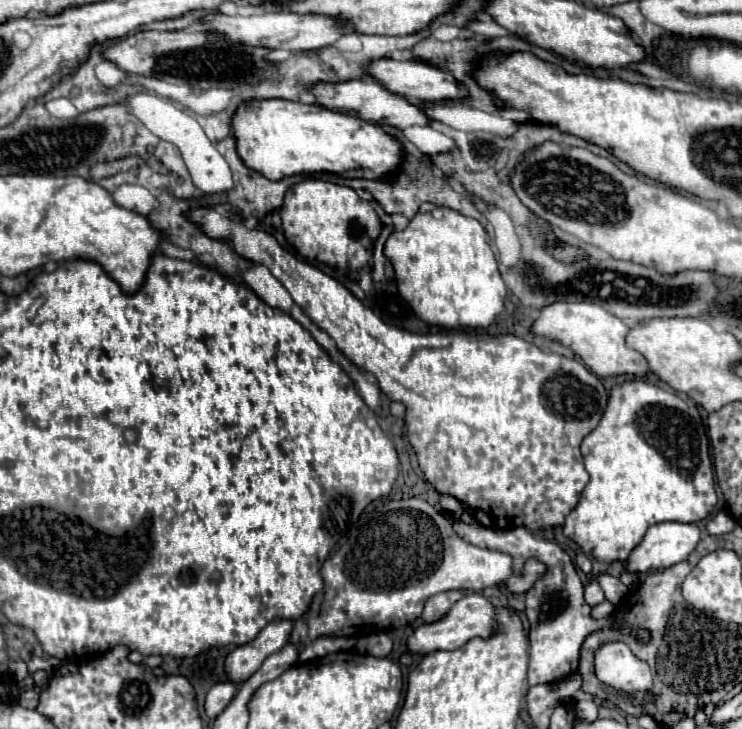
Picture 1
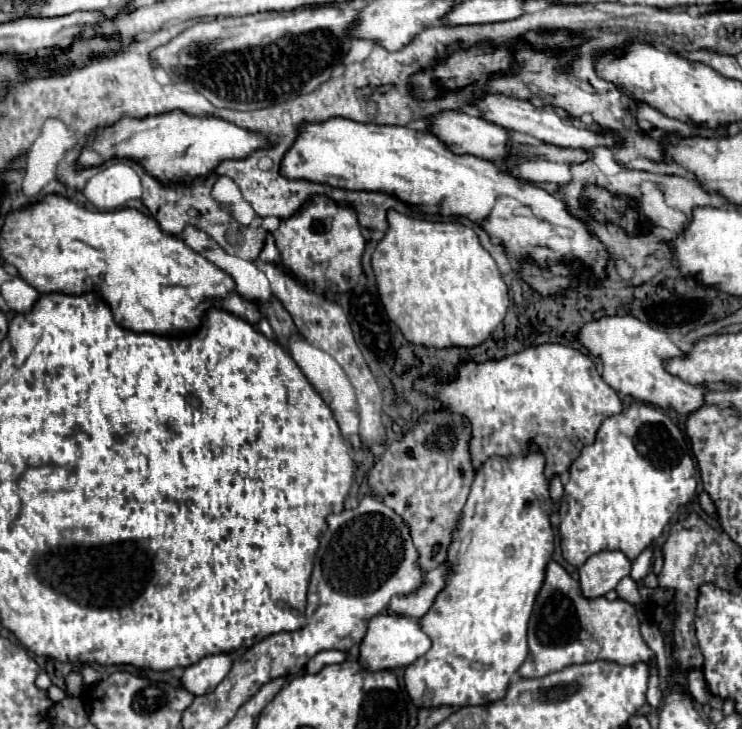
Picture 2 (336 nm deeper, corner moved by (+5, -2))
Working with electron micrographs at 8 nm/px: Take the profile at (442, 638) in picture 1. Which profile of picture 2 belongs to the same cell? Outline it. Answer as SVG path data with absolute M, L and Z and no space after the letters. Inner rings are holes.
M377 615L369 621L367 635L361 643L361 655L359 663L369 669L369 671L381 671L381 669L397 669L397 667L407 667L421 655L425 655L431 647L429 635L421 629L421 623L413 617L403 617L403 615Z

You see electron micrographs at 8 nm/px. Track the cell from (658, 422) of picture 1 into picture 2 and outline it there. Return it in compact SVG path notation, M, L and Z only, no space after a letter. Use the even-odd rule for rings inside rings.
M631 403L619 415L613 415L605 419L605 423L601 423L595 441L583 447L581 455L569 469L569 479L559 509L559 539L563 557L575 567L581 567L591 555L607 549L619 549L629 559L635 559L661 535L663 527L671 521L681 505L695 501L695 487L697 469L679 427L661 409L649 403Z

